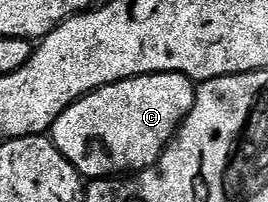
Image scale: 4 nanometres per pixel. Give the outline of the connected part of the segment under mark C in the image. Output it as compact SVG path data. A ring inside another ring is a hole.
M154 72L152 76L134 76L81 97L71 104L50 130L59 153L84 178L115 178L120 174L138 174L152 168L167 149L171 139L183 125L183 119L193 110L196 81L179 72Z

